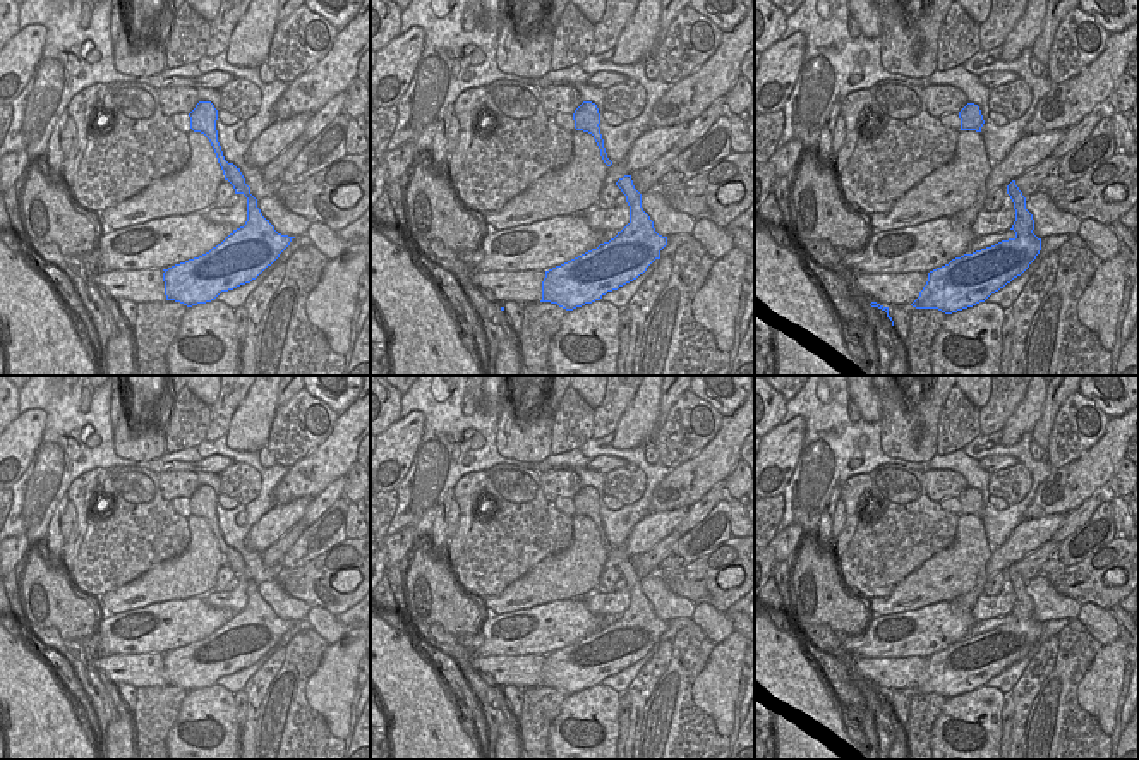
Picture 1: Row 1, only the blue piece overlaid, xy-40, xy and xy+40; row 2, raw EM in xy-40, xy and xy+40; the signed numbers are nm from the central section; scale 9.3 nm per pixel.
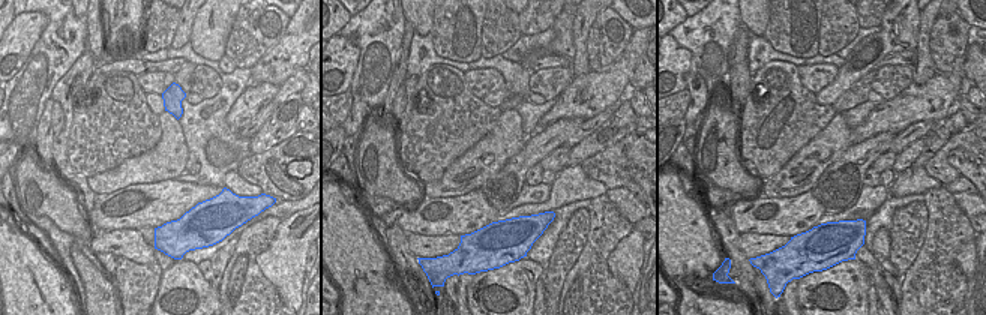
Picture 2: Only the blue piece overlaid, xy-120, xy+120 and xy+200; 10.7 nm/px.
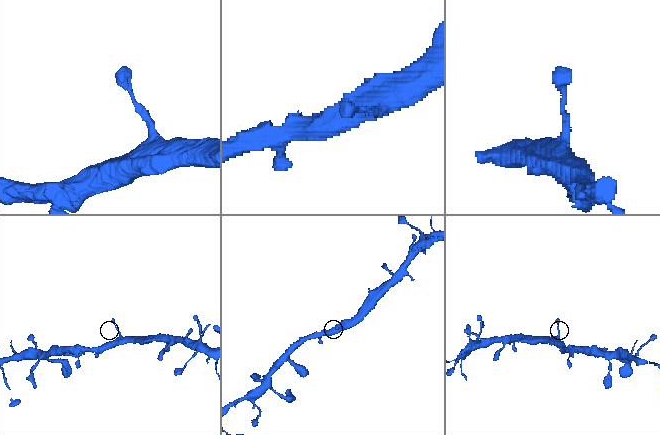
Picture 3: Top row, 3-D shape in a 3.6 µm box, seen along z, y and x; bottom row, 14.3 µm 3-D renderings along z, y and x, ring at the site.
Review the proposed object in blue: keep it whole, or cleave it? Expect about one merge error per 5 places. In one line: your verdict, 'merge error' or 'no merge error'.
no merge error

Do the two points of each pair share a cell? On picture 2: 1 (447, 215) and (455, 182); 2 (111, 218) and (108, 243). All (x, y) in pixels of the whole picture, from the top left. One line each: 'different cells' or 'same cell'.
1: different cells
2: different cells

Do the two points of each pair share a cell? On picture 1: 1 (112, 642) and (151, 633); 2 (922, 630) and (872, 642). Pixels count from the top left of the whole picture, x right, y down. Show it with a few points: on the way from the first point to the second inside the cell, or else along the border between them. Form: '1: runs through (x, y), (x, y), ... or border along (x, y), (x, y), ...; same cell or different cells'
1: runs through (122, 640), (138, 640), (141, 637); same cell
2: runs through (909, 637), (891, 644), (884, 642); same cell

